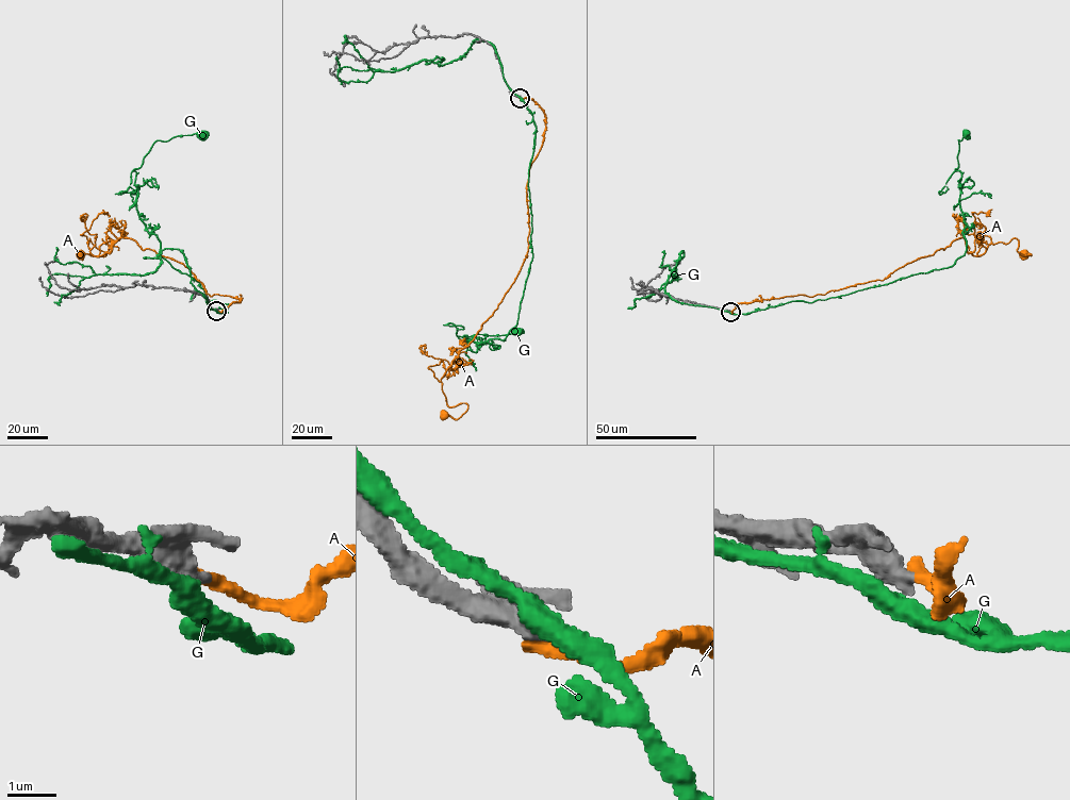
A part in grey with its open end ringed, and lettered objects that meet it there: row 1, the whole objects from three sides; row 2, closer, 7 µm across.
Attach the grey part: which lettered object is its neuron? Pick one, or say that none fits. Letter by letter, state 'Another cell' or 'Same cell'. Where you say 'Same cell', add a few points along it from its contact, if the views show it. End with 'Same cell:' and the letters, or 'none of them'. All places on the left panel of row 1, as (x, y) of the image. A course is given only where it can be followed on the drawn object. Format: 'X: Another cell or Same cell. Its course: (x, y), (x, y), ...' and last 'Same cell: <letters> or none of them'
A: Another cell
G: Another cell
Same cell: none of them

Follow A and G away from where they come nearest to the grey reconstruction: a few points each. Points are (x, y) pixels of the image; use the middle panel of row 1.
A: (520, 98), (545, 117), (526, 185), (528, 251), (441, 378), (446, 404), (467, 407), (444, 416)
G: (519, 97), (536, 129), (528, 172), (532, 254), (517, 322), (505, 340), (476, 343), (458, 337), (515, 331)

